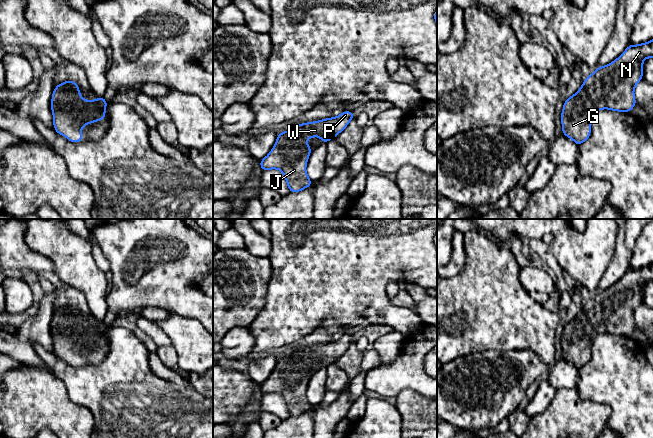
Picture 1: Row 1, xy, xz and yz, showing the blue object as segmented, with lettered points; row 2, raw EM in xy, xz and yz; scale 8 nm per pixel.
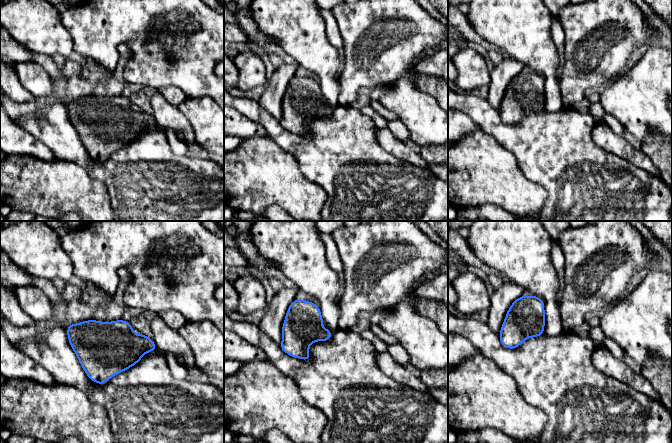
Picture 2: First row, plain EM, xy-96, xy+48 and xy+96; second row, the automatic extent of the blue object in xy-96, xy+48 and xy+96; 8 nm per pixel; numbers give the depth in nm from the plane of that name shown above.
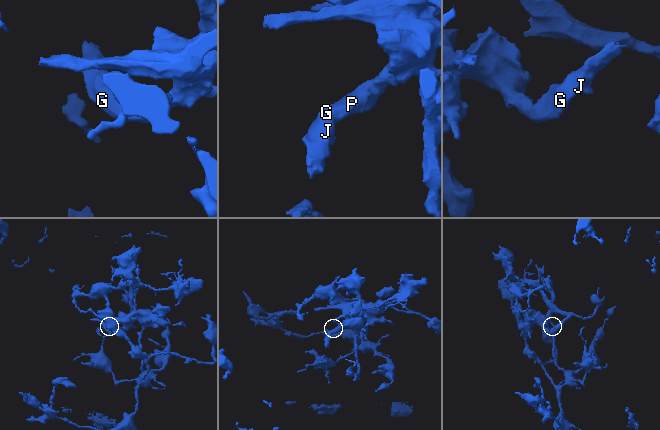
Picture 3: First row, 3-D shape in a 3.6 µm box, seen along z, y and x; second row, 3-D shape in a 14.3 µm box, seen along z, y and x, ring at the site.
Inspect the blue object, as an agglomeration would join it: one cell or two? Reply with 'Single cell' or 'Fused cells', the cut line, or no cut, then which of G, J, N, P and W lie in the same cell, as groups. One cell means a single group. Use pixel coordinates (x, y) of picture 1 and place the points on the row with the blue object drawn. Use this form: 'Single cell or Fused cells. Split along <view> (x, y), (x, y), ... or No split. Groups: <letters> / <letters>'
Single cell. No split. Groups: G J N P W

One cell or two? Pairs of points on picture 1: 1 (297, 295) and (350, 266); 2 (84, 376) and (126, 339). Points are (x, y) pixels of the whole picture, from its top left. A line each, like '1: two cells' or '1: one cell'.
1: one cell
2: one cell

